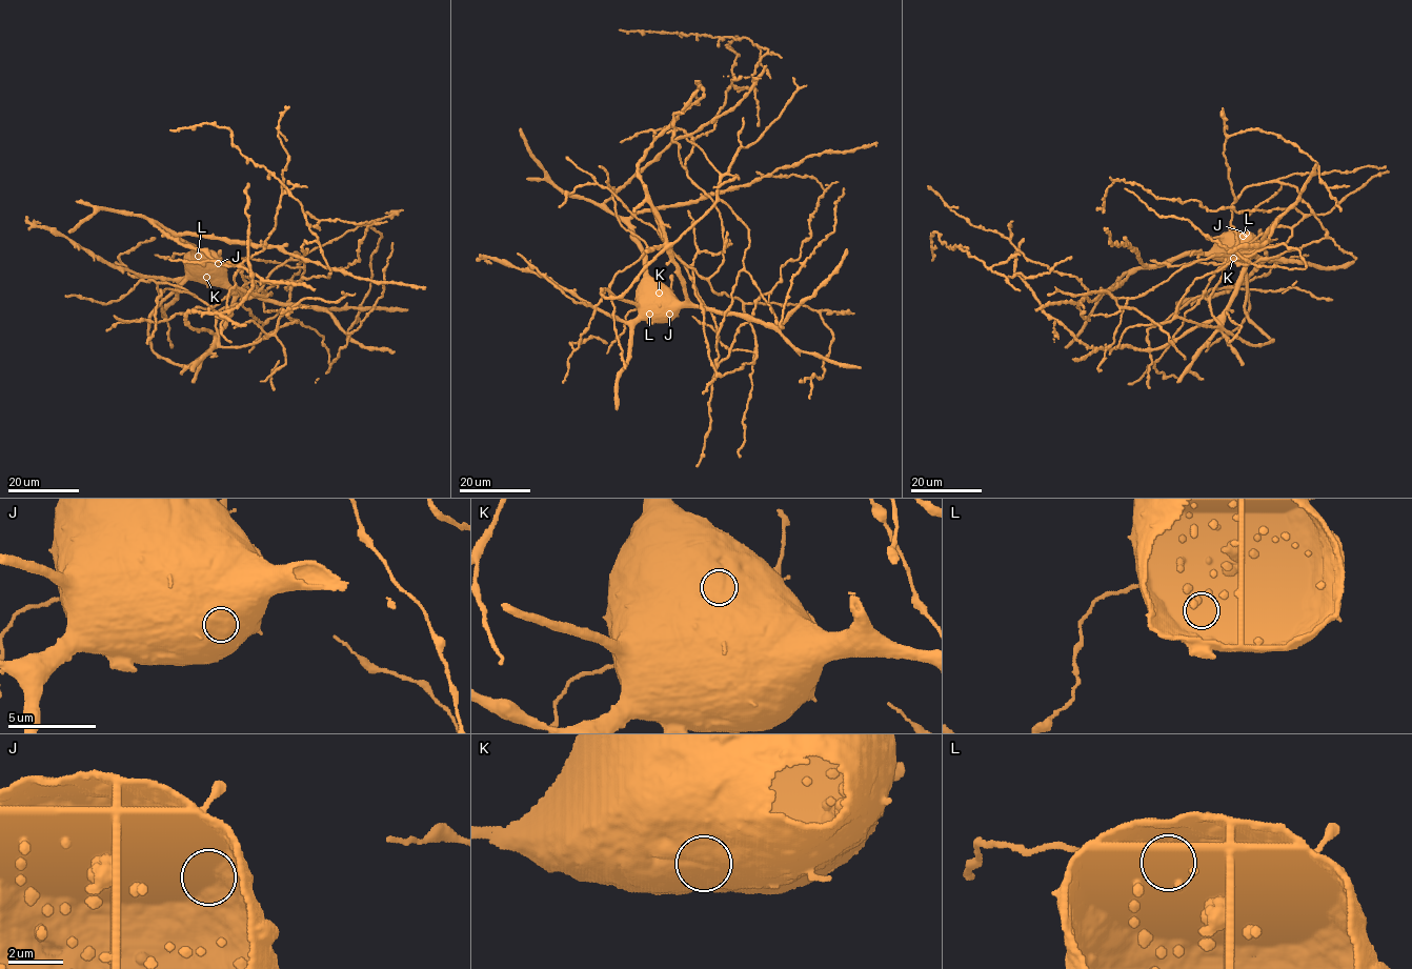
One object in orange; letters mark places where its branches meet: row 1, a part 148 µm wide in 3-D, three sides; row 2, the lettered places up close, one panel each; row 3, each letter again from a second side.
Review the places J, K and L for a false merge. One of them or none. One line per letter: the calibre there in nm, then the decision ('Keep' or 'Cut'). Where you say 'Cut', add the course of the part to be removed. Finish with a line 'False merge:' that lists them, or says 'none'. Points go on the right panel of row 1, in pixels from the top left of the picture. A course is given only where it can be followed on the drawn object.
J: Thickness 1050 nm. Keep
K: Thickness 1050 nm. Keep
L: Thickness 1050 nm. Cut. Course of the part to remove: (1242, 236), (1238, 245), (1277, 239)
False merge: L

